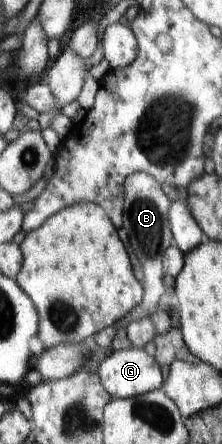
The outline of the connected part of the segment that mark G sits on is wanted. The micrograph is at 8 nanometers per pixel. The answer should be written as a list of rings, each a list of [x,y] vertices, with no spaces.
[[[127,348],[120,351],[112,351],[105,358],[97,373],[104,389],[115,398],[131,398],[140,396],[154,390],[162,389],[164,383],[163,372],[159,366],[159,362],[154,356],[146,354],[144,349]]]

